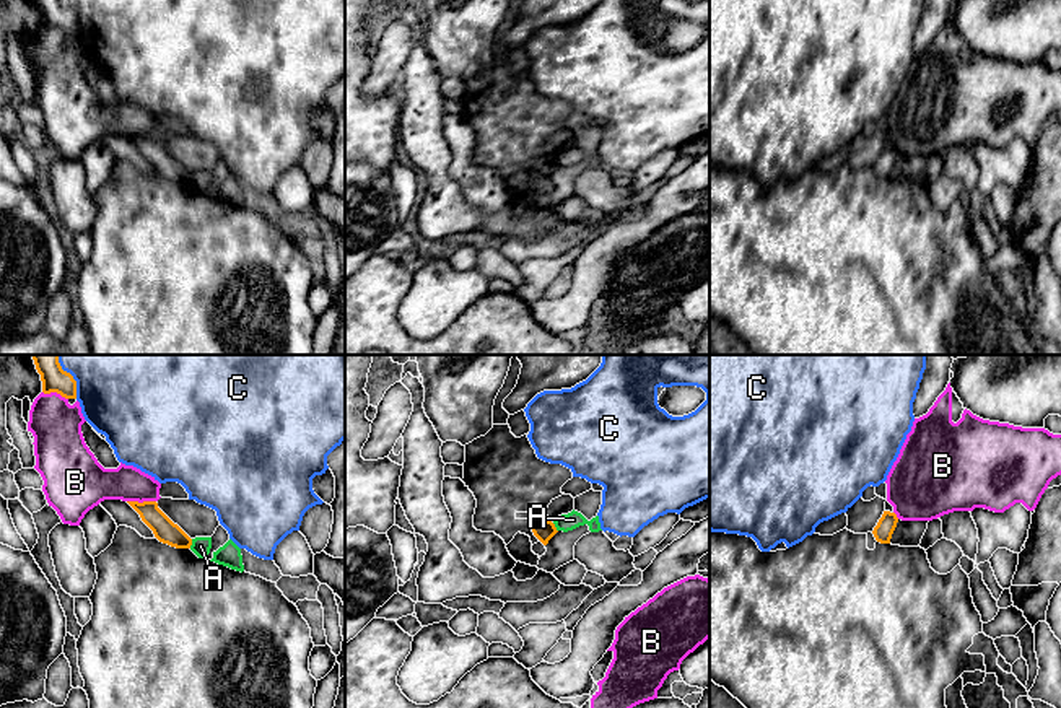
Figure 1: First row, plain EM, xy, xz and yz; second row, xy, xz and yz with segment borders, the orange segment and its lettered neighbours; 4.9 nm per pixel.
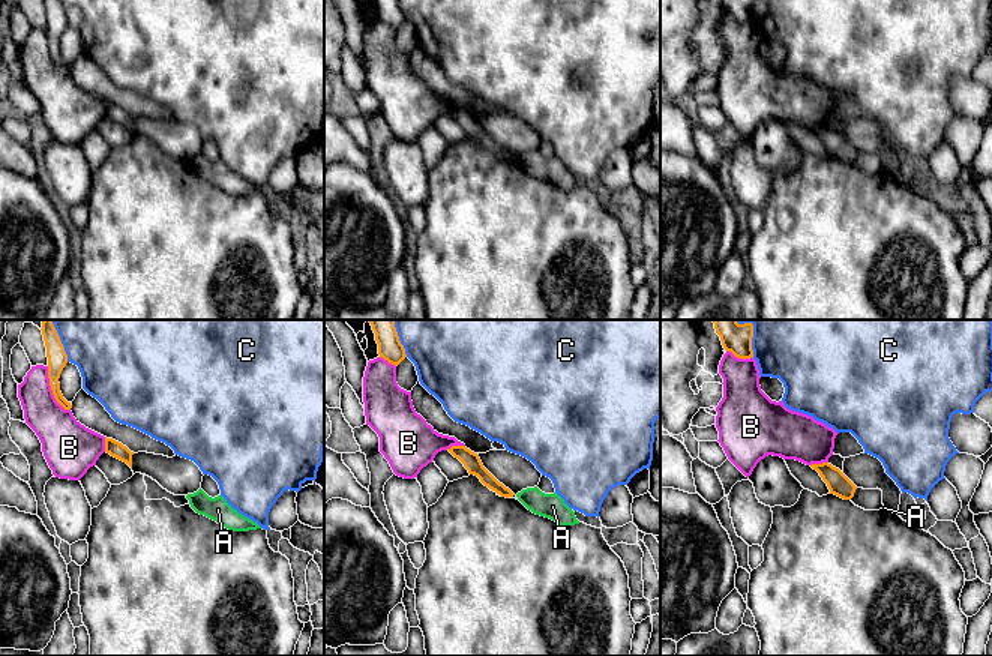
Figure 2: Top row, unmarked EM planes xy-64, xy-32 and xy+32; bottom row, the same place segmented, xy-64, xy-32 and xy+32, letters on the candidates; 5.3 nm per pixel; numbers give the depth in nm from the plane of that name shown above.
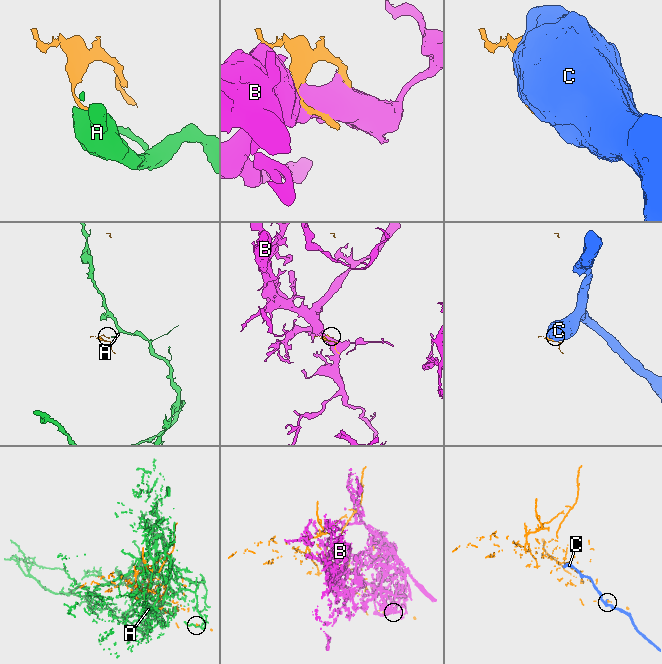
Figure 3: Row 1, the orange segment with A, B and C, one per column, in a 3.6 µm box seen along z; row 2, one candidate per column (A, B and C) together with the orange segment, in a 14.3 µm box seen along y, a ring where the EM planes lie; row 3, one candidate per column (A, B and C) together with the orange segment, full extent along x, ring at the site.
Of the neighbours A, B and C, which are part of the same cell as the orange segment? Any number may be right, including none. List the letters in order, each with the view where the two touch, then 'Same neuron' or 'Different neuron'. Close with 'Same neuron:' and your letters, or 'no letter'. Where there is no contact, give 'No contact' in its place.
A: Touches orange in xy. Different neuron
B: Touches orange in xy. Different neuron
C: Touches orange in xy. Different neuron
Same neuron: no letter

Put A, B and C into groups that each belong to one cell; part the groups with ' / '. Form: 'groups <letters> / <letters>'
groups A / B / C

